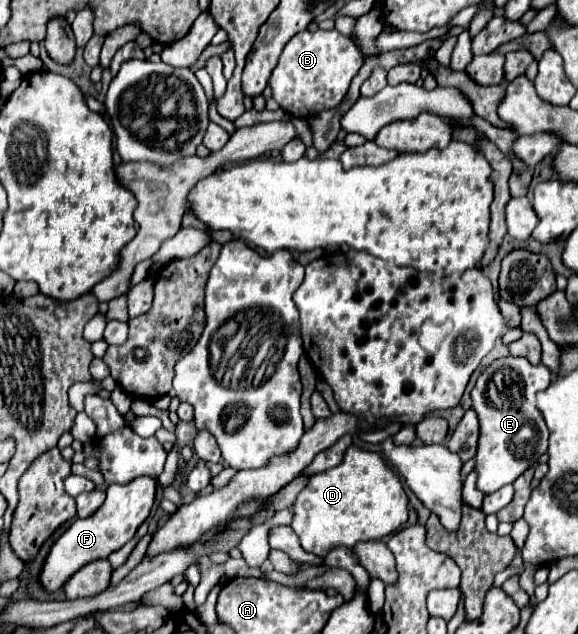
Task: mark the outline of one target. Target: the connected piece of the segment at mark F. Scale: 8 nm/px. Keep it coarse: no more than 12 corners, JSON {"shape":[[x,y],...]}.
{"shape":[[157,479],[109,485],[105,503],[51,545],[39,583],[55,593],[107,559],[149,517]]}

